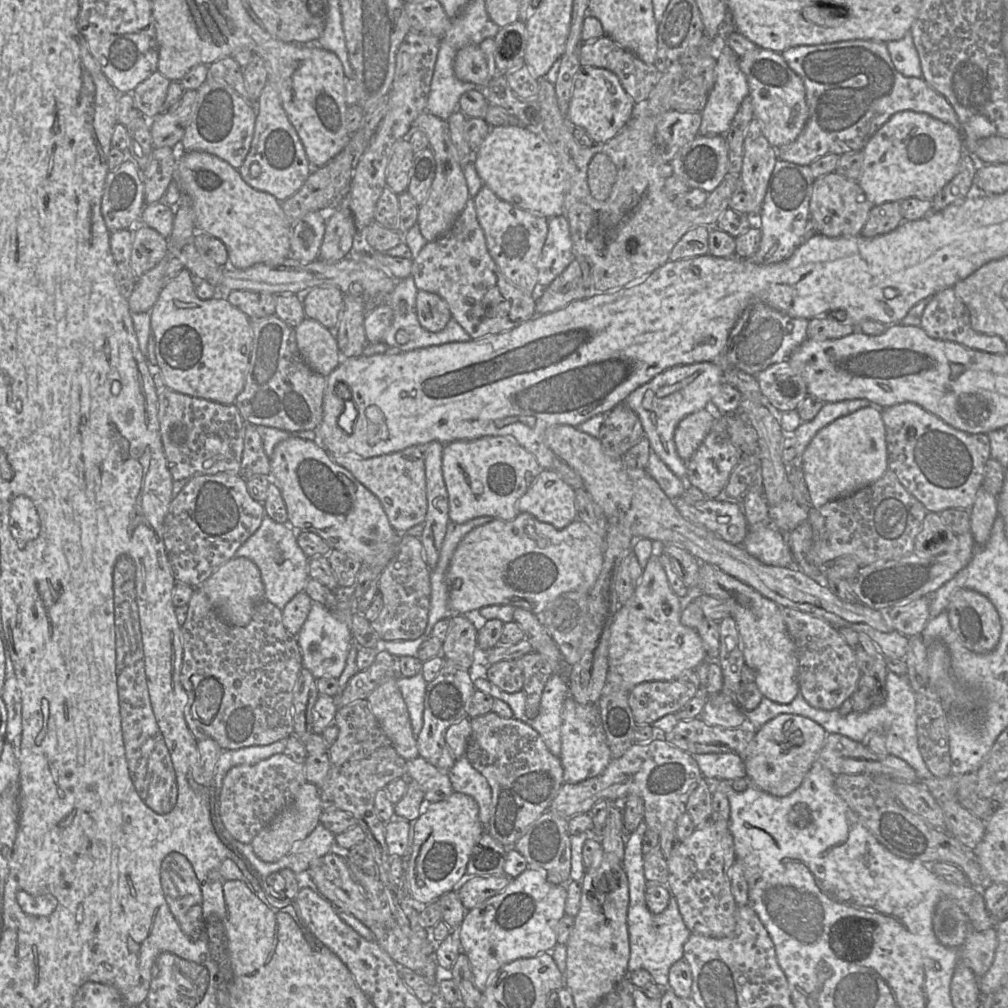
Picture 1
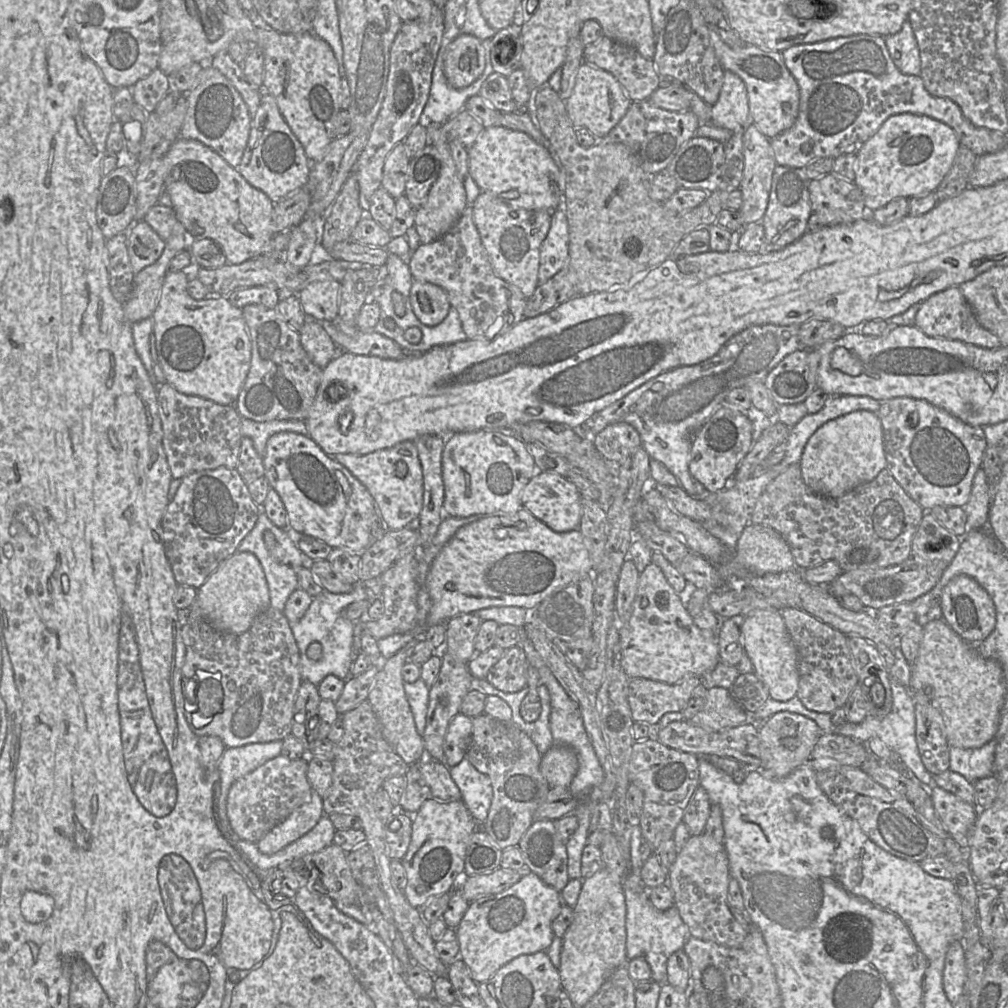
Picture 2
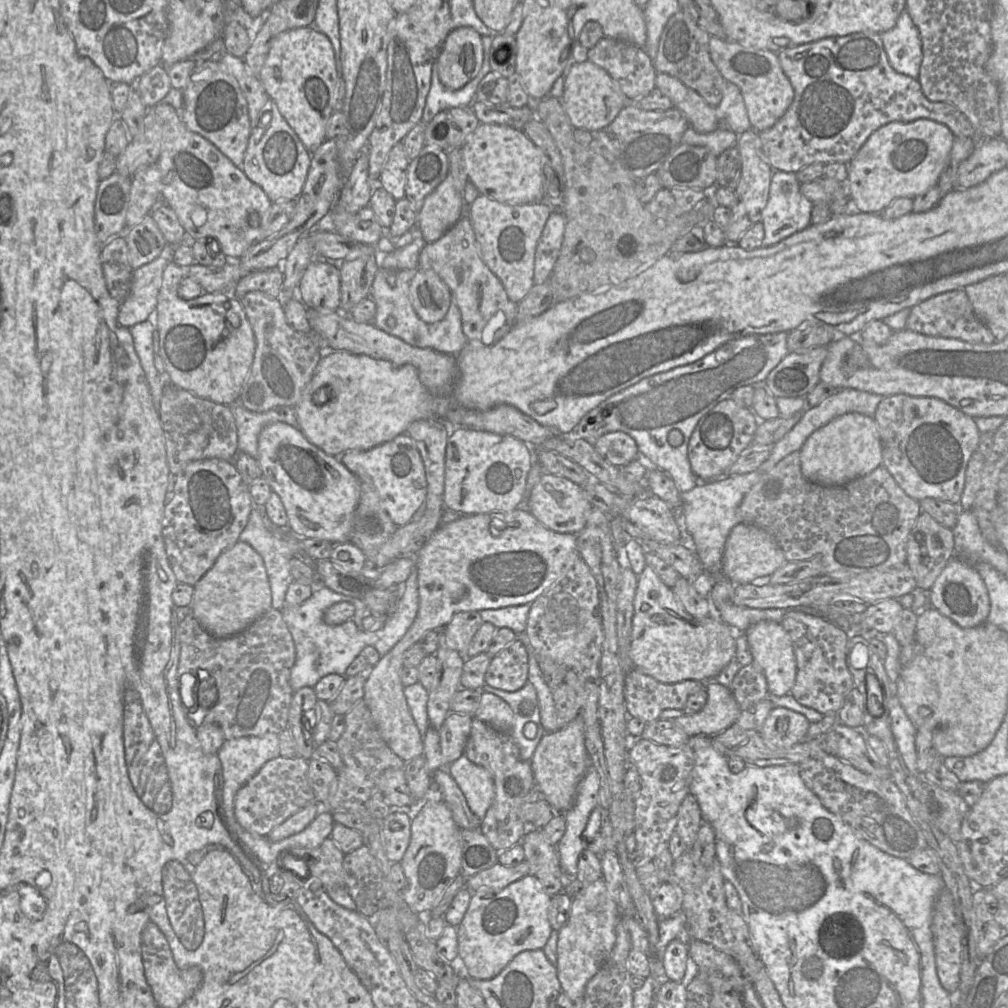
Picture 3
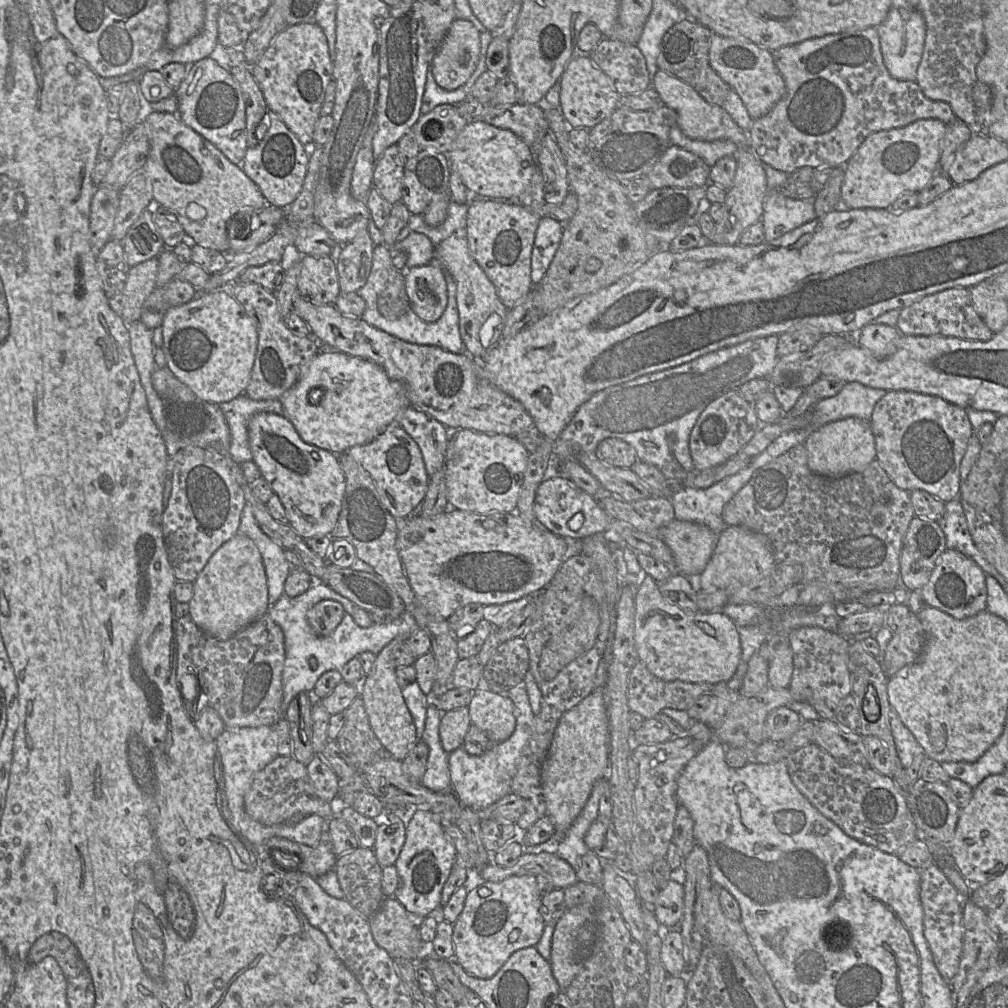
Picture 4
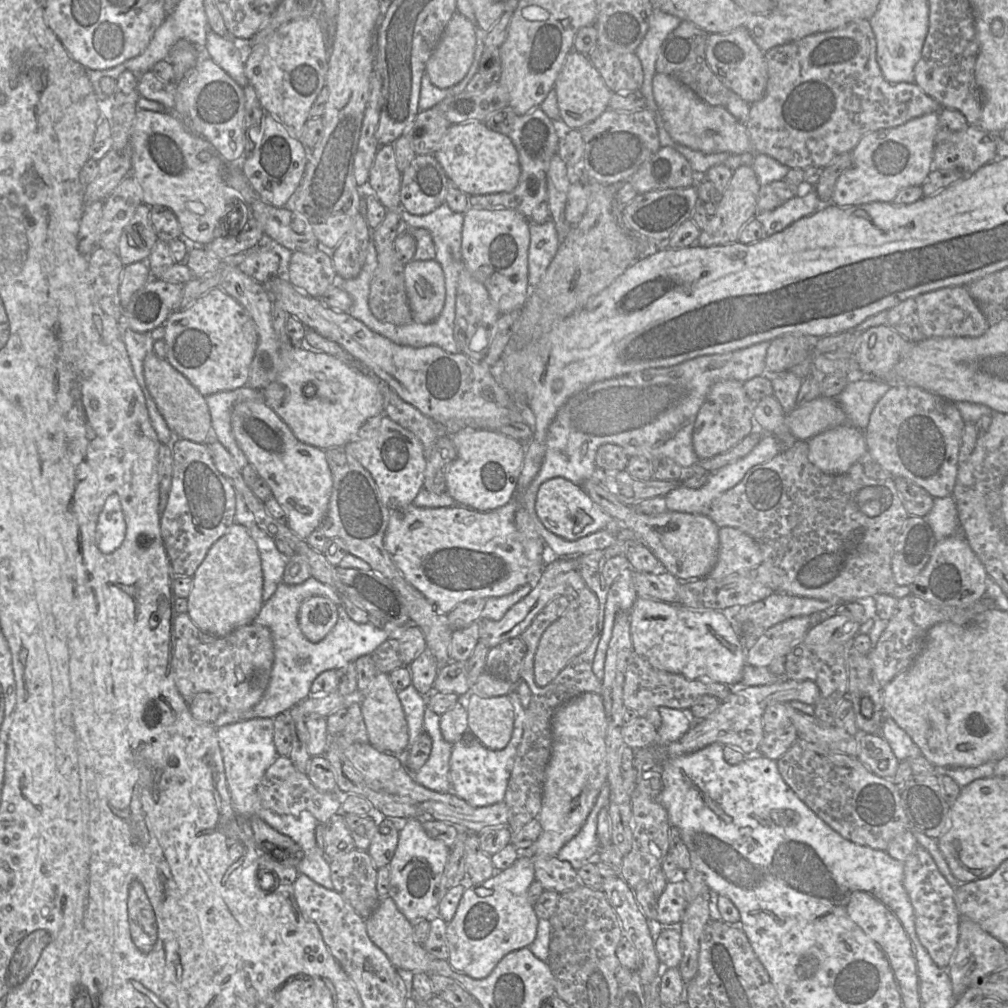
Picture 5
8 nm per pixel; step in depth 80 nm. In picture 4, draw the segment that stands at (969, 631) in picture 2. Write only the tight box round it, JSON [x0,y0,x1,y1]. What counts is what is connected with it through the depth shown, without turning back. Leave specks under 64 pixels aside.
[920,548,986,619]

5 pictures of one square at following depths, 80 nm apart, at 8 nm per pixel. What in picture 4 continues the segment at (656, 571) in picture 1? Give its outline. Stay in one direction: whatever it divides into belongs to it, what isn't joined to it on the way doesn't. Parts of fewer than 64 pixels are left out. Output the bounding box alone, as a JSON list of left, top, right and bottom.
[634,574,741,683]

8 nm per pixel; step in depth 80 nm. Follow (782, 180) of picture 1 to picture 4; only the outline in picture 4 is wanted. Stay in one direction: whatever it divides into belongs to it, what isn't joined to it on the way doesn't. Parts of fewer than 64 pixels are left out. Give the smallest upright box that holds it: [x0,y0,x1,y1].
[761,189,817,242]

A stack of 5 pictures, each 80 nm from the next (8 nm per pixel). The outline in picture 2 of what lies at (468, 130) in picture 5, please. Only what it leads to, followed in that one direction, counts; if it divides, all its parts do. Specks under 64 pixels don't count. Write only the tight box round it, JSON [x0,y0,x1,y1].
[468,126,562,211]

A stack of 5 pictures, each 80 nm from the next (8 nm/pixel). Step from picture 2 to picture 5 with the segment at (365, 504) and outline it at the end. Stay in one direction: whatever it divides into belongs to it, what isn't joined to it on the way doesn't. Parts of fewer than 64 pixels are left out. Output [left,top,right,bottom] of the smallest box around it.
[231,400,333,539]

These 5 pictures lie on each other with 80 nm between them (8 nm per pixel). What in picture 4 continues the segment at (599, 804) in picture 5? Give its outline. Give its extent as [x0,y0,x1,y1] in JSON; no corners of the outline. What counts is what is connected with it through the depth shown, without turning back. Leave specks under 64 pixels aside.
[555,778,608,872]

